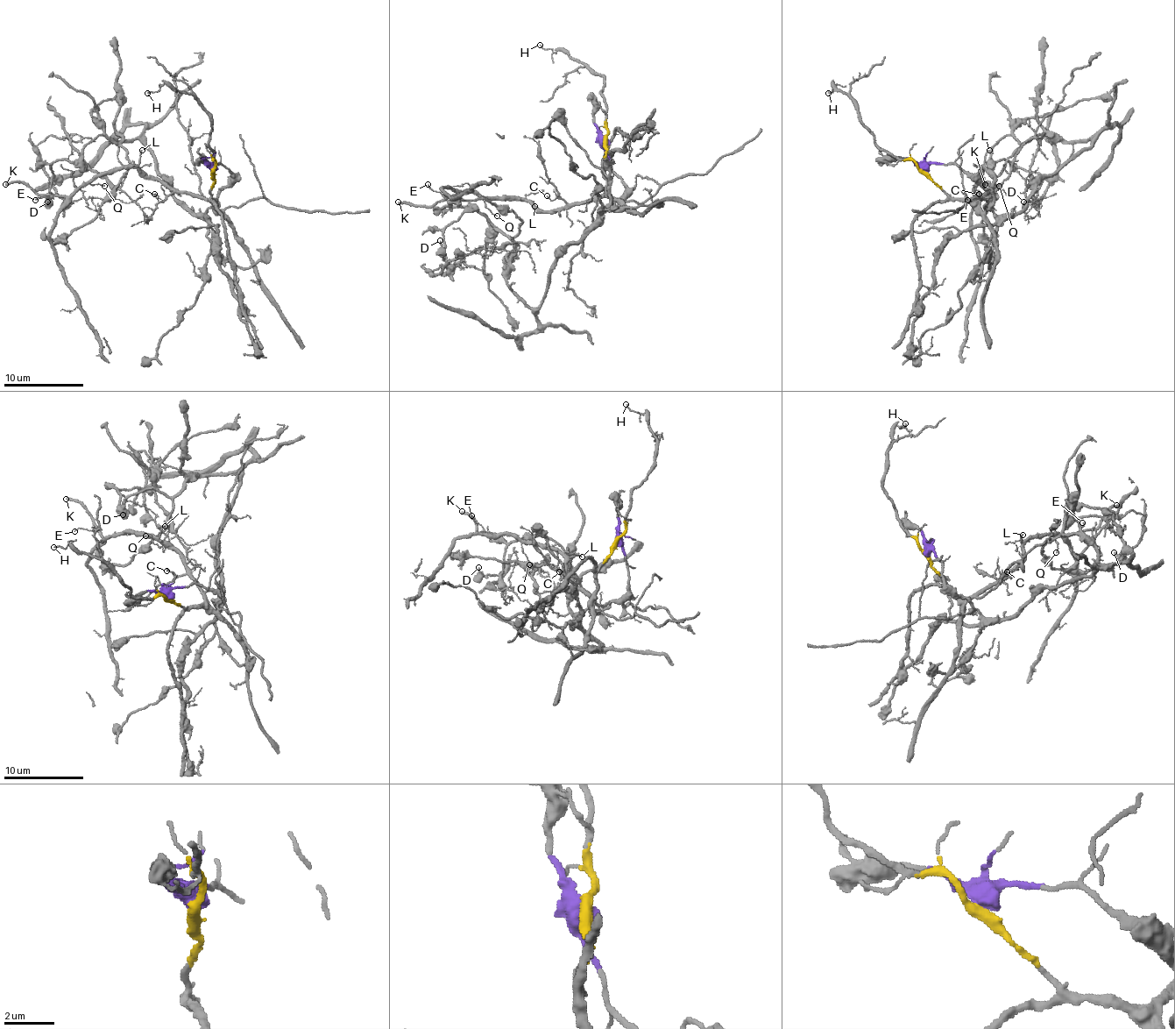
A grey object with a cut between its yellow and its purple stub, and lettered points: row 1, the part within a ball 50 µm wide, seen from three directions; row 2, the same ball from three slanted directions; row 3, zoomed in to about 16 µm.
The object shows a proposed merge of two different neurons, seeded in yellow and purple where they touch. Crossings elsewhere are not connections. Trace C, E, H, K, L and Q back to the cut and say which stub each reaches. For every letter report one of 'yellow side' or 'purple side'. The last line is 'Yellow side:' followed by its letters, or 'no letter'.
C: yellow side
E: yellow side
H: yellow side
K: yellow side
L: yellow side
Q: yellow side
Yellow side: C, E, H, K, L, Q

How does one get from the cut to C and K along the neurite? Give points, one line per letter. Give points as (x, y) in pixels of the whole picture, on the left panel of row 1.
C: (212, 171), (210, 196), (214, 201), (180, 193), (173, 193), (162, 201), (154, 195)
K: (212, 171), (214, 201), (145, 179), (134, 168), (99, 173), (67, 196), (38, 195), (21, 182), (5, 185)

